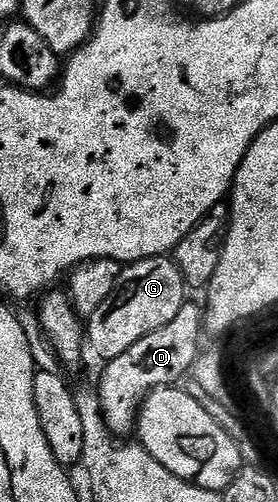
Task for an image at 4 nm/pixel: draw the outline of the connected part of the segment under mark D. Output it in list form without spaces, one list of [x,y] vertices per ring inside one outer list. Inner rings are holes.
[[[187,302],[163,326],[147,338],[139,338],[131,350],[119,354],[119,358],[108,361],[101,372],[101,385],[96,385],[95,391],[101,399],[101,417],[118,438],[129,438],[137,431],[137,417],[141,415],[141,408],[145,399],[156,388],[167,388],[185,380],[194,371],[197,357],[203,351],[201,332],[206,331],[205,313],[200,303]]]

